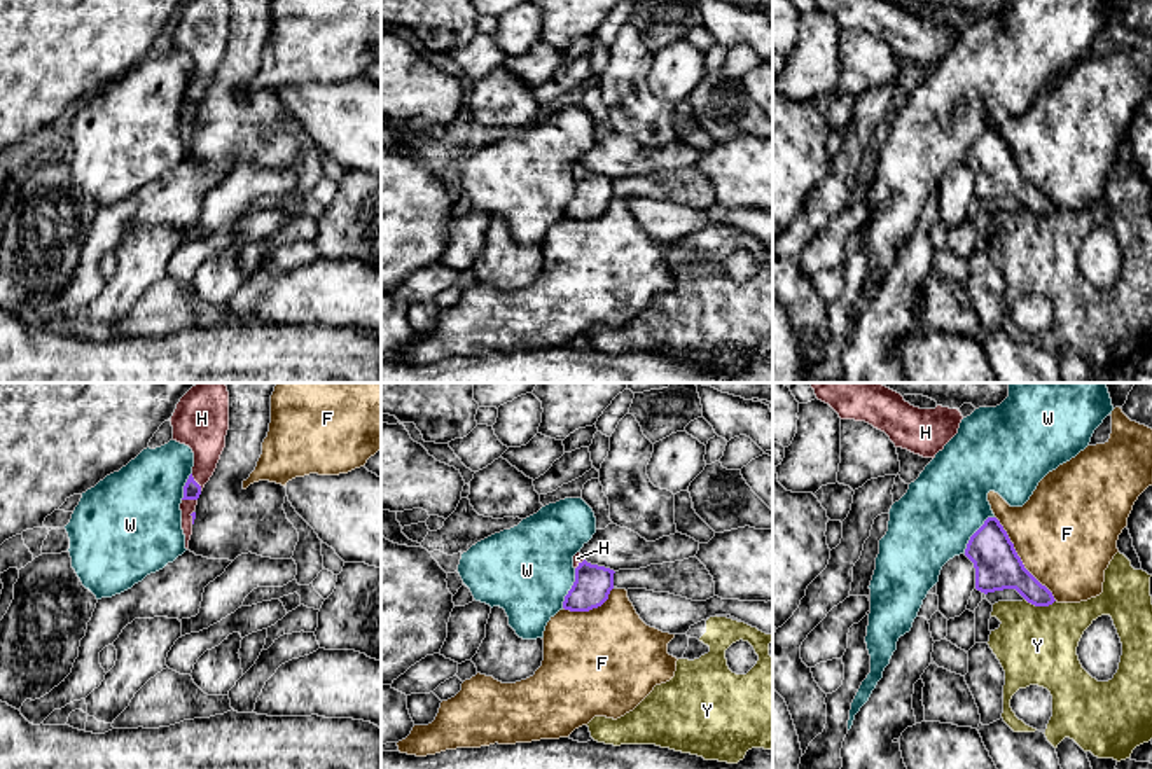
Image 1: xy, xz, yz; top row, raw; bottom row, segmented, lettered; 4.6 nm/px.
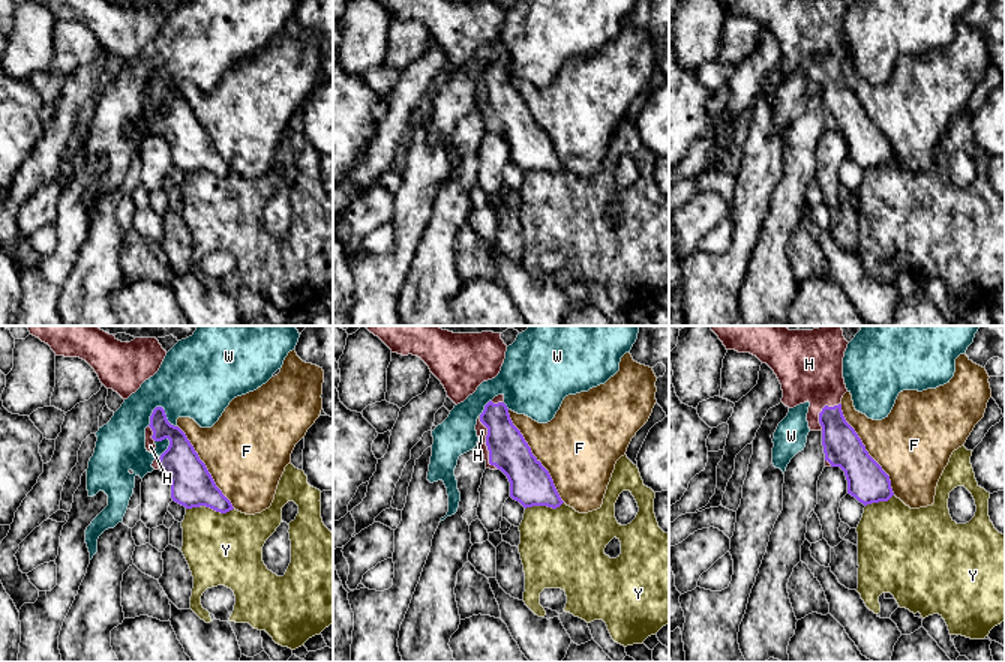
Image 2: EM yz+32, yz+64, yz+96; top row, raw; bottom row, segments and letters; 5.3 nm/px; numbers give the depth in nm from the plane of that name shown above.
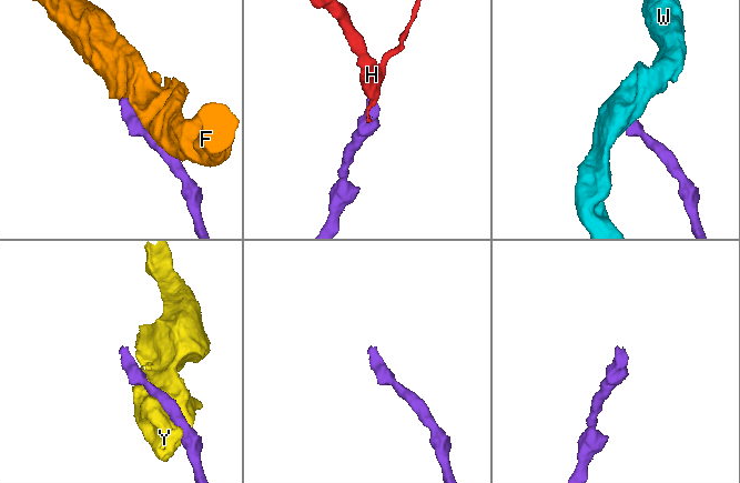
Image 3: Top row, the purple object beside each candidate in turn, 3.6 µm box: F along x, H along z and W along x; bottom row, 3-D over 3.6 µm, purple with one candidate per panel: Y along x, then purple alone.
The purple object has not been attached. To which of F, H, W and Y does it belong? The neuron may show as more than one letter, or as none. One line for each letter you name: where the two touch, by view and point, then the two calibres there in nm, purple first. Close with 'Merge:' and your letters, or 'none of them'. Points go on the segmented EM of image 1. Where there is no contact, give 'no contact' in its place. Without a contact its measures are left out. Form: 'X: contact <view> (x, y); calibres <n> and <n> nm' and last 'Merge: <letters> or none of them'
H: contact xy (196, 483); calibres 80 and 200 nm
Merge: H

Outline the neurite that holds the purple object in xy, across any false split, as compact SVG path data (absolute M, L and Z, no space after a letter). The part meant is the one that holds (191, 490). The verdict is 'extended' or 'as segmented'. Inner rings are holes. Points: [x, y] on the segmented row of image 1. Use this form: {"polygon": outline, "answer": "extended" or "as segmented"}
{"polygon": "M198 383L177 404L171 416L173 440L194 453L194 467L184 486L182 530L185 549L192 535L198 498L213 475L229 430L229 391L226 383Z", "answer": "extended"}

